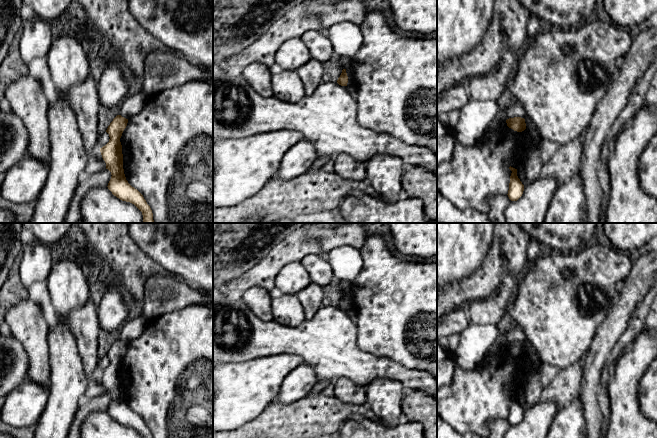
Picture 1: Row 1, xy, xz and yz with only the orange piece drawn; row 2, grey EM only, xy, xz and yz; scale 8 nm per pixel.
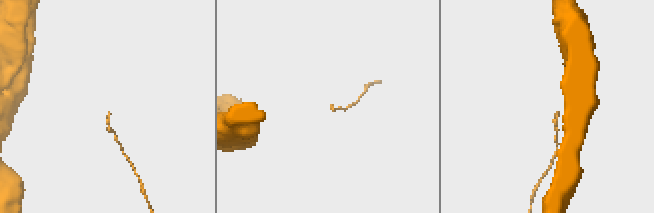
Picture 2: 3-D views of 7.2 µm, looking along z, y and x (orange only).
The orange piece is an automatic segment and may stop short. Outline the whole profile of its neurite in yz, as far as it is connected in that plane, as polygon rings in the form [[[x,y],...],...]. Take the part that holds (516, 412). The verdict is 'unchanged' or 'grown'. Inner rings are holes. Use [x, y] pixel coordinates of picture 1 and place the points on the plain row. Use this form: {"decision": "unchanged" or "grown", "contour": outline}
{"decision": "unchanged", "contour": [[[511,390],[509,393],[512,395],[512,397],[510,400],[509,414],[507,419],[511,425],[517,425],[523,418],[524,409],[517,400],[517,393]]]}

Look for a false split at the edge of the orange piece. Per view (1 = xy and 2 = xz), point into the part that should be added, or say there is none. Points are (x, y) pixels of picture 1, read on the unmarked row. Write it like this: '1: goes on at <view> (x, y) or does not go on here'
1: does not go on here
2: does not go on here

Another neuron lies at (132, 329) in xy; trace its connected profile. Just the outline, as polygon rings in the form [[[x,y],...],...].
[[[142,314],[128,321],[119,330],[119,339],[126,343],[133,341],[143,332],[147,323],[148,321],[143,317]]]

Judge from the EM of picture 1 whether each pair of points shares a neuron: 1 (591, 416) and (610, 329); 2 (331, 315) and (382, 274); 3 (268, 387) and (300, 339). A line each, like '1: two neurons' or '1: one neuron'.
1: one neuron
2: two neurons
3: two neurons

